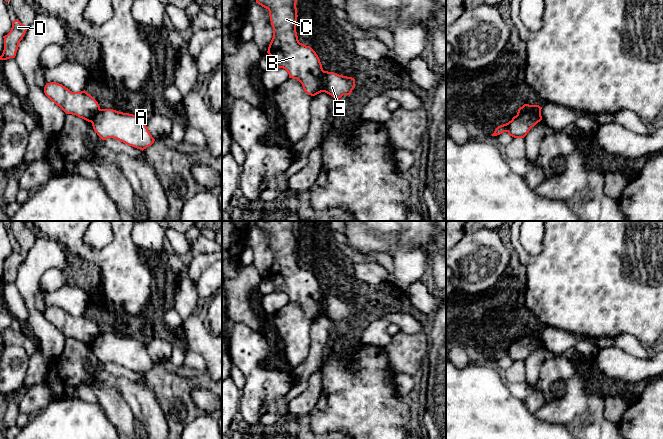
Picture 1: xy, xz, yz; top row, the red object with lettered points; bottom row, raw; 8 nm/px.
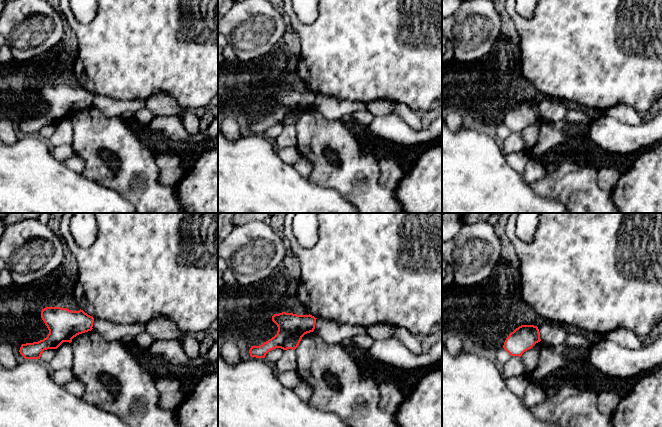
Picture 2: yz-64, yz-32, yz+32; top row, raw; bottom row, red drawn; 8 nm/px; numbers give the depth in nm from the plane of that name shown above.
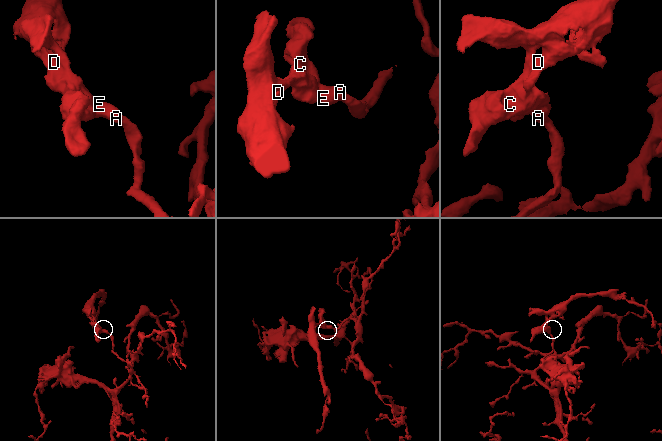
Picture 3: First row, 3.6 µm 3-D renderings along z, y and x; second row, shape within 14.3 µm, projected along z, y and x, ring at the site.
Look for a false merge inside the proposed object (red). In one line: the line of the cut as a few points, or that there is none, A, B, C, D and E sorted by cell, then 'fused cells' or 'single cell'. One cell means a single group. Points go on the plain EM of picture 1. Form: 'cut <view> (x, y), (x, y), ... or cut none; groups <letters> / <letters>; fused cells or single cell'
cut yz (540, 337), (523, 335), (517, 339); groups A E / B C D; fused cells

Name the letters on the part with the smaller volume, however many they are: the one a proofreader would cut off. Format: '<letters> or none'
B, C, D

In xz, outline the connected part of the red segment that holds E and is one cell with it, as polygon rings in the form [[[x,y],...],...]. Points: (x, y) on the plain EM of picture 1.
[[[324,295],[322,298],[322,307],[325,317],[331,319],[337,325],[343,319],[351,318],[355,311],[355,303],[352,301],[347,301],[339,299],[334,296]]]

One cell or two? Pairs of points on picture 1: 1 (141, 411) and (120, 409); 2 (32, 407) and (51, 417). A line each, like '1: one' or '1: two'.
1: two
2: two

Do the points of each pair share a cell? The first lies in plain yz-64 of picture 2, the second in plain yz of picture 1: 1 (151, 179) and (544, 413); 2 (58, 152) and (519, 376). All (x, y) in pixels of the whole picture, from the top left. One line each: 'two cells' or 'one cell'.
1: one cell
2: two cells

